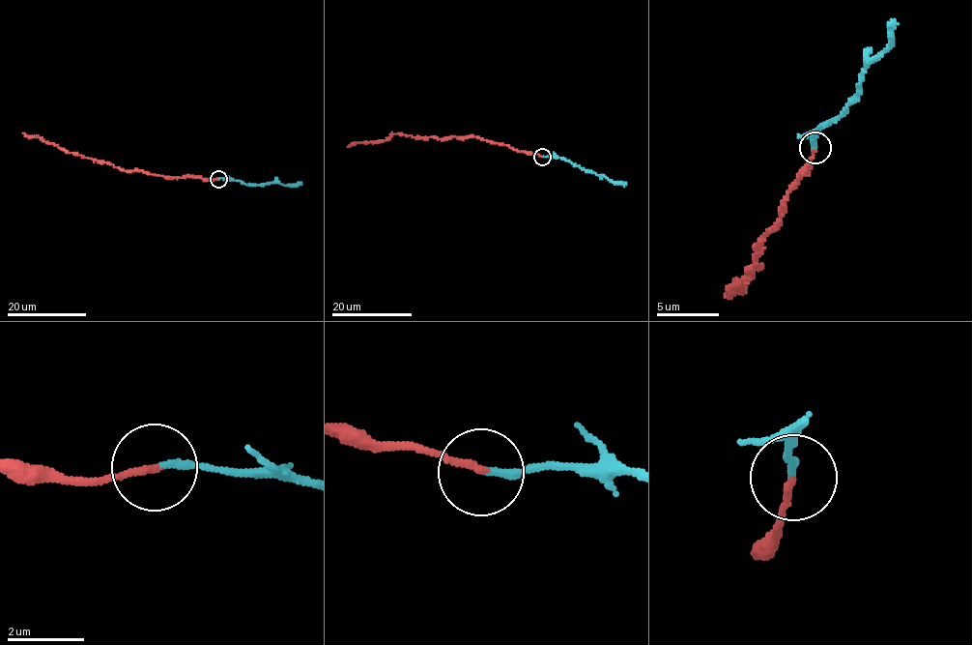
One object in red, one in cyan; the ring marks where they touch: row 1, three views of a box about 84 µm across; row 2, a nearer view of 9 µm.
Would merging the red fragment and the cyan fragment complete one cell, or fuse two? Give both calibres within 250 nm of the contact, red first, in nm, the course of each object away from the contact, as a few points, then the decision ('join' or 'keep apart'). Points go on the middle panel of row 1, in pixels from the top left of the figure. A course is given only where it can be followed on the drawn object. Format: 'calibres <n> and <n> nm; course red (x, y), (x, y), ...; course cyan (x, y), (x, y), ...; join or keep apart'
calibres 180 and 190 nm; course red (543, 157), (477, 137), (418, 138), (393, 133), (381, 141), (354, 143), (348, 146); course cyan (543, 157), (567, 160), (614, 183), (625, 186); keep apart

